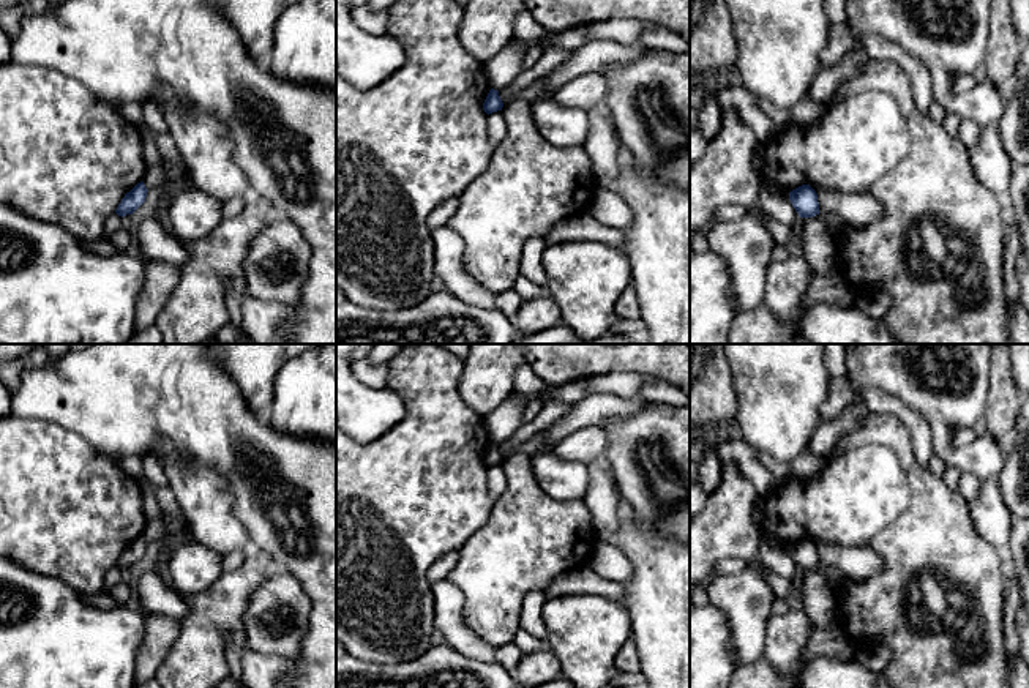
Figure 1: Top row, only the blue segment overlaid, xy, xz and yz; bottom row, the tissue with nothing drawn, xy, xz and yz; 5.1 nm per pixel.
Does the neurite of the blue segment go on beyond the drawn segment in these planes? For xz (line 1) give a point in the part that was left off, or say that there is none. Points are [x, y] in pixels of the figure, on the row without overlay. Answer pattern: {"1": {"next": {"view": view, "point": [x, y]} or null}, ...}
{"1": {"next": null}}

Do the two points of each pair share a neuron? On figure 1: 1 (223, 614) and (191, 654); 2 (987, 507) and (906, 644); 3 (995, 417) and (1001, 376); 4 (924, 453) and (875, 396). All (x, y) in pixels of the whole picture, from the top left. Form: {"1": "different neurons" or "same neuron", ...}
{"1": "same neuron", "2": "different neurons", "3": "same neuron", "4": "same neuron"}

